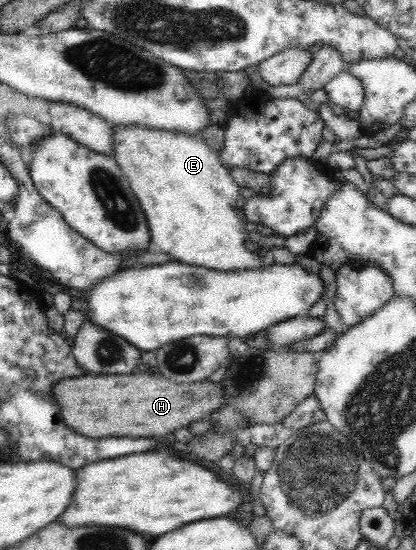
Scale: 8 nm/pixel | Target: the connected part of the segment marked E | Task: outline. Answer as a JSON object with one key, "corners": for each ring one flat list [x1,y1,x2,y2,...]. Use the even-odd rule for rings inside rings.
{"corners":[[114,124,115,161,127,176,131,189,145,212,152,244,174,260,188,266,214,271,246,271,272,266,270,254,260,256,255,248,248,247,248,233,244,219,240,220,234,204,240,198,240,186,234,182,219,155,198,135,185,135,178,131,165,131,141,126]]}

